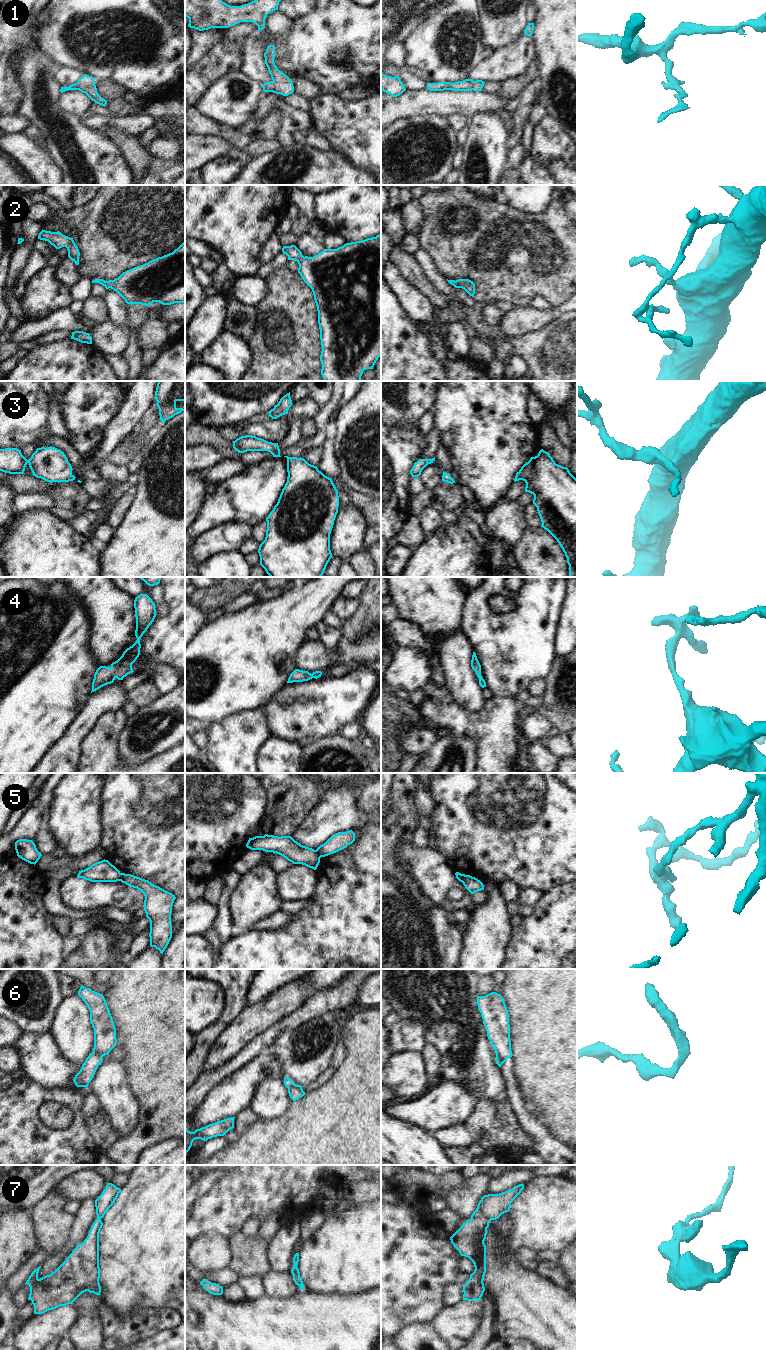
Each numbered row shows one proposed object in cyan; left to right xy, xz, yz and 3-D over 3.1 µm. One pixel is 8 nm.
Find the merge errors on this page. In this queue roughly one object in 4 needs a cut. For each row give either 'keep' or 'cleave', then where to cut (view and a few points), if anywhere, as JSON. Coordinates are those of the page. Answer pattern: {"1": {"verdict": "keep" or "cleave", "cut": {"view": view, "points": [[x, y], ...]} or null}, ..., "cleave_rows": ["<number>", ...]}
{"1": {"verdict": "keep", "cut": null}, "2": {"verdict": "keep", "cut": null}, "3": {"verdict": "keep", "cut": null}, "4": {"verdict": "keep", "cut": null}, "5": {"verdict": "cleave", "cut": {"view": "xy", "points": [[120, 873], [121, 880]]}}, "6": {"verdict": "cleave", "cut": {"view": "xy", "points": [[93, 1051], [101, 1057]]}}, "7": {"verdict": "keep", "cut": null}, "cleave_rows": ["5", "6"]}

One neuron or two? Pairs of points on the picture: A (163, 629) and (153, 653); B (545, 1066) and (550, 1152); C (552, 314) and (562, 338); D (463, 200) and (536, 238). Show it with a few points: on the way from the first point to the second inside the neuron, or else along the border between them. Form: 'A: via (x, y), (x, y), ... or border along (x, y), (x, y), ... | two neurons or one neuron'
A: via (163, 635), (163, 641), (157, 647) | one neuron
B: border along (537, 1118), (555, 1138), (566, 1146) | two neurons
C: border along (561, 312), (543, 327), (534, 331) | two neurons
D: via (481, 218), (505, 238), (518, 238) | one neuron

